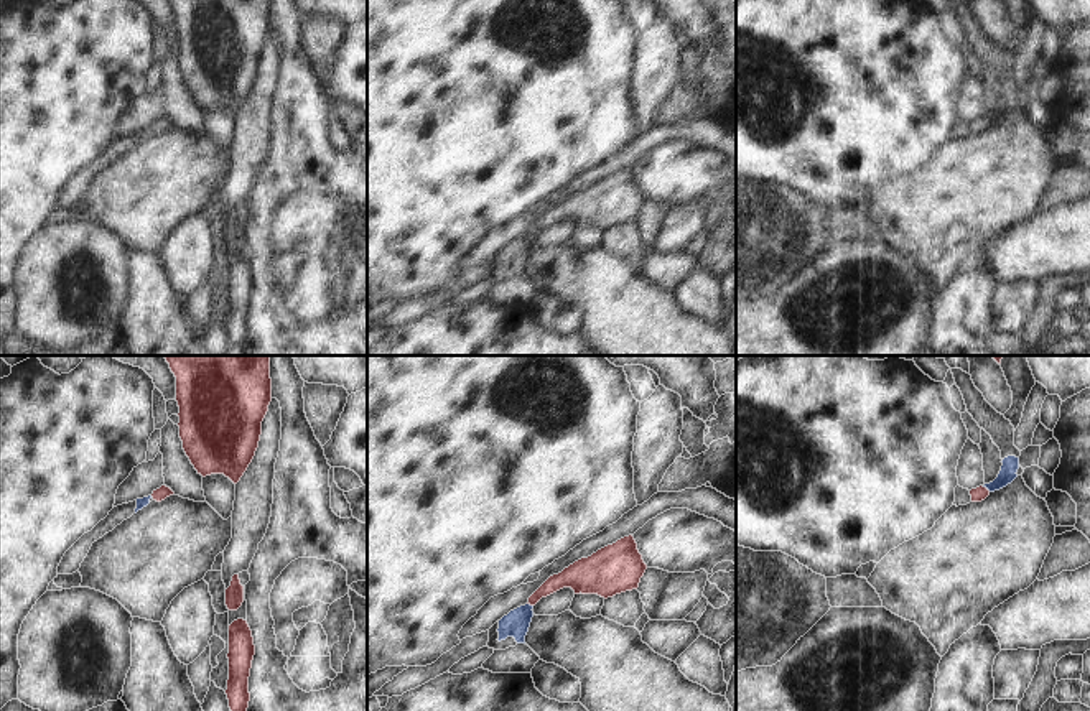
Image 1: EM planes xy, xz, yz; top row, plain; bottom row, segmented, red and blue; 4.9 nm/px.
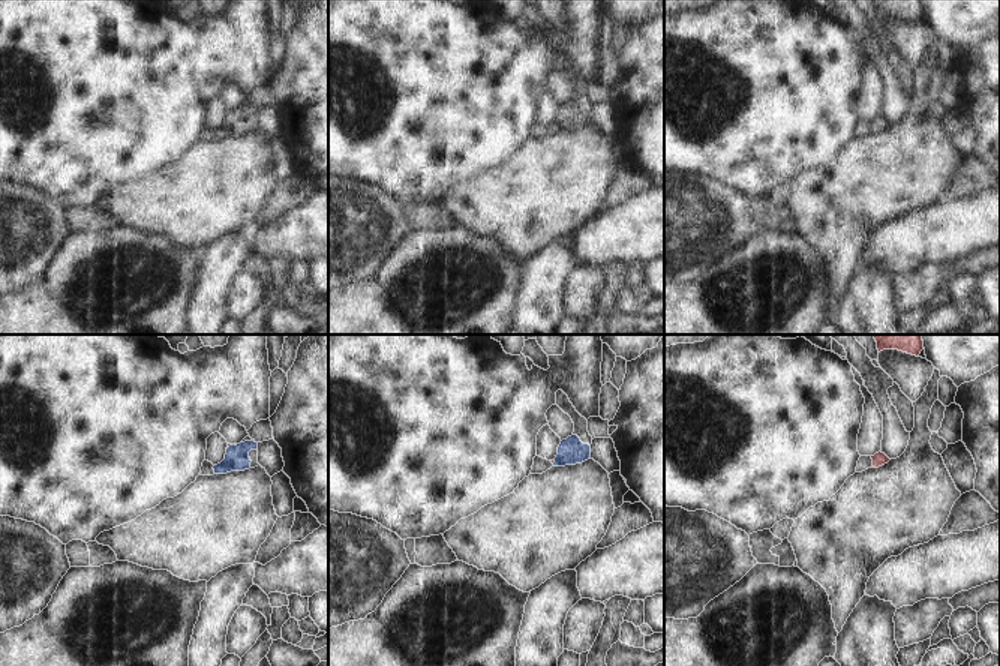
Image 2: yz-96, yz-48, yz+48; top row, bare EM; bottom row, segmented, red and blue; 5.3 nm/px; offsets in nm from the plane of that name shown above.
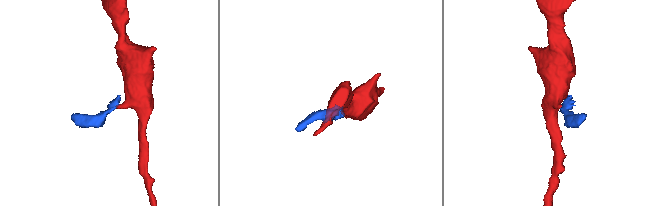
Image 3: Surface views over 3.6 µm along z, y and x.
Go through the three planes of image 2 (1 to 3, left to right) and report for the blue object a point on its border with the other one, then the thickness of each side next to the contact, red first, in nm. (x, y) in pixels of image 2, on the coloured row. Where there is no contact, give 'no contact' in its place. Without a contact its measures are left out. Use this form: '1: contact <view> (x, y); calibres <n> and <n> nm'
1: no contact
2: contact yz-48 (553, 461); calibres 20 and 140 nm
3: no contact

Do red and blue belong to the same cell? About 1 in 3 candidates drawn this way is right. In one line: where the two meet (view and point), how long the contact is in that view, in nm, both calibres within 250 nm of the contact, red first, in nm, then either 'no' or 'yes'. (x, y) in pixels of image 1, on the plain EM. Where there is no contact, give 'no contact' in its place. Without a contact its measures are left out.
meets red in yz at (985, 119); contact 50 nm long; 70 nm thick on the red side, 80 nm on the other; yes

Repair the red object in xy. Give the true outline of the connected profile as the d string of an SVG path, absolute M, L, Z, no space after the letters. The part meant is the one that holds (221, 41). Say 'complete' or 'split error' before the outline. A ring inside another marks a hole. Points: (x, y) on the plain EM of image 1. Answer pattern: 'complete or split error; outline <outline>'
complete; outline M171 0L176 8L179 69L203 109L224 105L240 112L259 79L262 53L272 33L270 0Z

